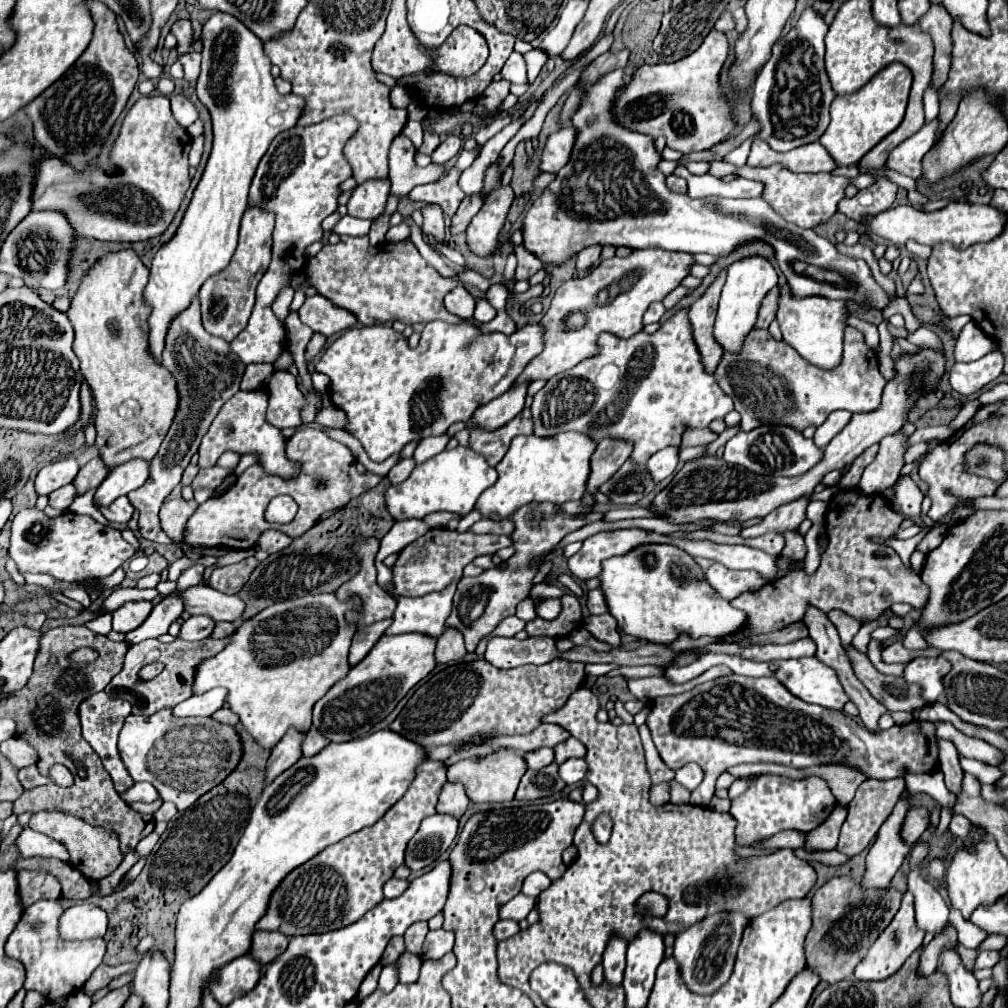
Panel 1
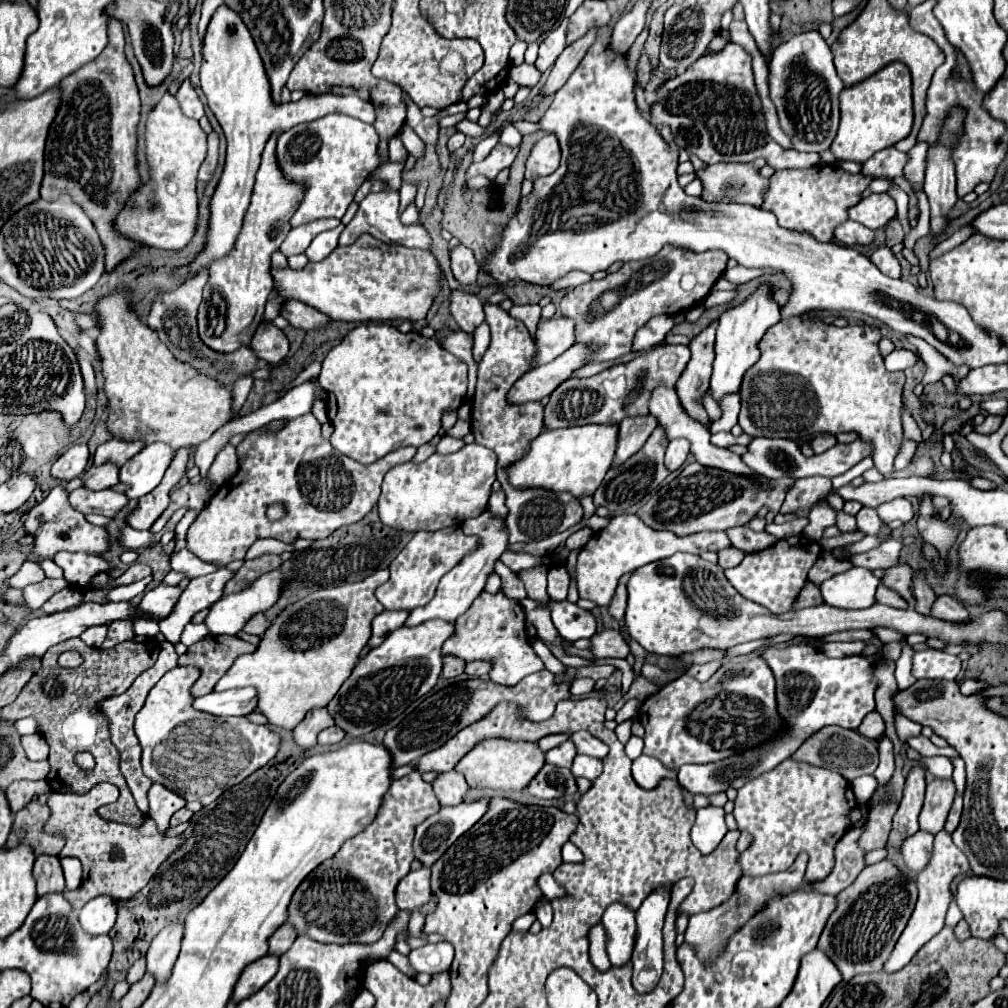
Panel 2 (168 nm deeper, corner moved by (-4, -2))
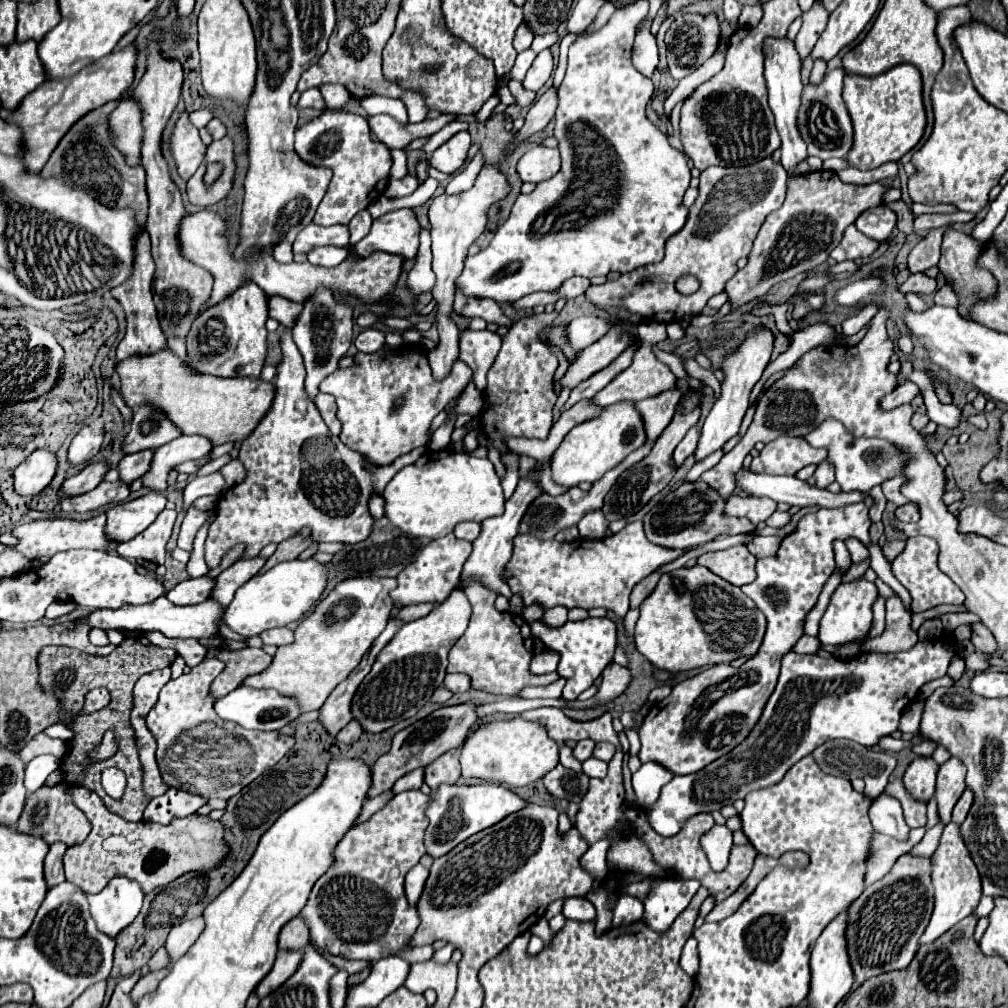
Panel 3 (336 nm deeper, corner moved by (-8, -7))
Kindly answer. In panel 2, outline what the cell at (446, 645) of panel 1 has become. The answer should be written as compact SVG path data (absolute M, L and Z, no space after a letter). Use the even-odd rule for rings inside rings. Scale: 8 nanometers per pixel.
M444 657L444 669L442 669L442 677L444 679L452 679L452 677L460 677L464 673L464 661L458 657Z

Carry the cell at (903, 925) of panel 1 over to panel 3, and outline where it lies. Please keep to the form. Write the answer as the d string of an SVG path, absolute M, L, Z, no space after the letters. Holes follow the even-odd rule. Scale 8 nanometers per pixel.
M950 822L940 838L940 844L936 848L936 852L932 854L932 886L934 886L934 910L932 910L932 918L924 930L924 934L920 936L920 946L924 944L932 944L936 938L940 938L944 932L948 932L954 924L958 924L960 920L964 920L966 916L970 916L970 912L974 910L974 906L978 904L980 896L982 896L982 888L980 888L980 874L962 842L960 836L960 826Z

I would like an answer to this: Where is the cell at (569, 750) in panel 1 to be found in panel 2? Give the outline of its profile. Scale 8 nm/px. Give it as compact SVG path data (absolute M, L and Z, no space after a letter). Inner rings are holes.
M578 731L578 733L570 735L570 739L576 743L578 753L598 757L598 759L604 759L608 755L608 745L602 743L598 737L590 735L588 731Z

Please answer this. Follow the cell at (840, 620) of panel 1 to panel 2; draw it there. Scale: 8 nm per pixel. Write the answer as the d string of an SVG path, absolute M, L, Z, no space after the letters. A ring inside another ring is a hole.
M896 715L896 729L898 729L898 735L900 735L900 739L902 741L906 741L908 737L912 737L912 735L920 735L920 725L918 723L914 723L914 721L910 721L910 719L906 719L906 717L900 717L900 715Z

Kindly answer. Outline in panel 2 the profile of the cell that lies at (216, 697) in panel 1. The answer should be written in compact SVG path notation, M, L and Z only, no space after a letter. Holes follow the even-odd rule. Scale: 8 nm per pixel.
M244 687L244 689L228 689L222 693L208 693L204 697L194 699L194 707L198 711L206 711L218 717L228 715L246 717L256 711L256 689Z

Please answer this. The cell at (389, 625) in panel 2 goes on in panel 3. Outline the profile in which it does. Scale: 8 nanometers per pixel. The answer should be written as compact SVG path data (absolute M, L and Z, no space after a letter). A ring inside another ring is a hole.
M414 604L414 606L406 606L406 608L400 608L396 612L396 620L400 620L402 624L408 624L412 620L418 620L422 616L426 616L428 612L434 610L434 604Z

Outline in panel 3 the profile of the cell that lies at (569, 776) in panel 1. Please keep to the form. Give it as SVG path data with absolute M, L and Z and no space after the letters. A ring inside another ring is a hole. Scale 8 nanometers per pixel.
M588 758L586 762L582 762L582 768L590 778L604 778L608 764L600 762L598 758Z

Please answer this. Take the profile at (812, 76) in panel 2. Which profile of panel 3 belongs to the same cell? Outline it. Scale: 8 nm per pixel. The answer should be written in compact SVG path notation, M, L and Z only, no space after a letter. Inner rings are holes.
M836 68L828 70L818 84L812 82L804 84L802 104L796 124L800 128L800 136L808 146L808 156L818 156L822 160L846 158L848 150L852 148L852 122L842 100L842 80L844 80L844 70Z

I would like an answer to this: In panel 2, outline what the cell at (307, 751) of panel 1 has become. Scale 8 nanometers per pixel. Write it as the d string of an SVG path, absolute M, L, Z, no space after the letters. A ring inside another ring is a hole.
M328 727L318 735L318 743L320 745L334 745L334 743L340 743L344 739L344 735L346 733L340 727Z

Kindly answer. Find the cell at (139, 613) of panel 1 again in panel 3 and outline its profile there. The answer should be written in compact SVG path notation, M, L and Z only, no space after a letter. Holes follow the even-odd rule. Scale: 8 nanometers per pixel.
M208 576L194 578L194 580L184 580L176 584L172 590L166 592L166 598L176 604L176 606L192 606L208 600L210 590L214 586L214 580Z

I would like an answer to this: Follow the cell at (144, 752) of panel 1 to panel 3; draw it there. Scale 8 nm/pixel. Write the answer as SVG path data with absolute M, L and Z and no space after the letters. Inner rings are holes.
M206 660L194 666L190 674L170 680L162 688L156 706L146 716L146 726L158 744L156 762L164 784L208 800L230 800L262 772L272 768L294 746L292 736L244 730L236 722L226 722L216 716L212 708L214 698L208 688L222 670L224 664L220 660Z

